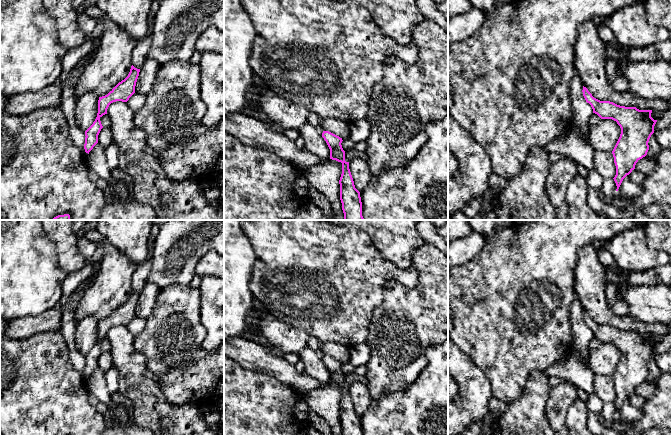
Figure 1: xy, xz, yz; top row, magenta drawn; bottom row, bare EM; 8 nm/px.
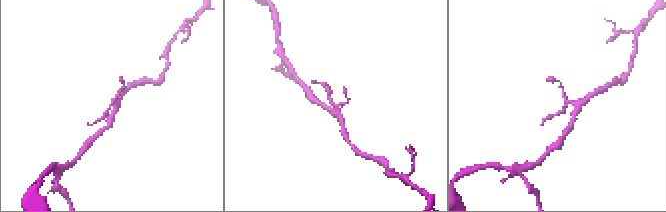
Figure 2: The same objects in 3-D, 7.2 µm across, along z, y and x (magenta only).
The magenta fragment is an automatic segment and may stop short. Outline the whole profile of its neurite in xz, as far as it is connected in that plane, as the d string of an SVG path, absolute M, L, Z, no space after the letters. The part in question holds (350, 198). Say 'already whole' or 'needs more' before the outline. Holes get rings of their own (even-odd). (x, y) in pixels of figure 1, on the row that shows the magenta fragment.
already whole | M323 131L322 137L330 149L330 159L342 163L342 174L339 184L344 220L364 220L360 192L355 188L349 169L349 162L345 161L345 151L341 145L342 138L329 131Z

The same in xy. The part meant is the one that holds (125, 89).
already whole | M131 66L128 76L119 82L107 95L99 97L98 113L93 124L85 131L85 152L89 152L98 143L98 135L103 128L100 118L107 114L109 105L116 101L127 102L135 93L135 86L139 76L140 69Z

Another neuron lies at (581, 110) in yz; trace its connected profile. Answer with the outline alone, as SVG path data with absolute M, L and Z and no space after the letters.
M577 72L573 74L570 82L570 98L572 105L573 123L580 127L585 136L588 135L590 125L589 119L593 109L583 96L583 84Z

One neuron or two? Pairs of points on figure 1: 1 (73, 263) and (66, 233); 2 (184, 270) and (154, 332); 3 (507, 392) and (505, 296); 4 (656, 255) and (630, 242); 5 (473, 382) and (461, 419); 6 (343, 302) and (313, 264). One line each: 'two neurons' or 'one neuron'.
1: one neuron
2: two neurons
3: one neuron
4: one neuron
5: one neuron
6: one neuron

